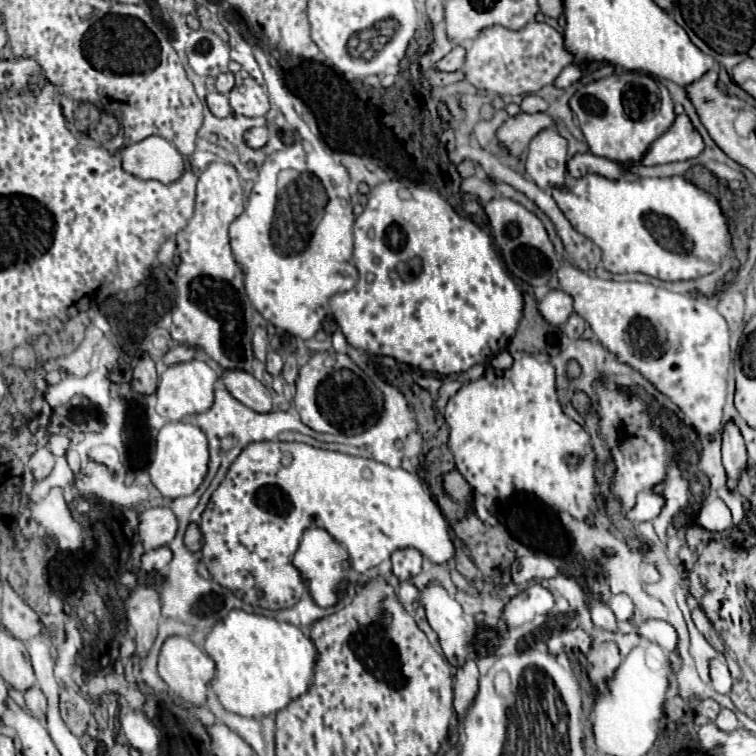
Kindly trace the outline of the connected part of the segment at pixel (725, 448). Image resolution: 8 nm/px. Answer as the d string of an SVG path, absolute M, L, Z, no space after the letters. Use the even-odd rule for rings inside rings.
M730 422L724 426L724 434L722 434L722 464L728 476L728 490L736 490L738 478L748 466L746 460L748 454L746 454L744 438L740 430Z

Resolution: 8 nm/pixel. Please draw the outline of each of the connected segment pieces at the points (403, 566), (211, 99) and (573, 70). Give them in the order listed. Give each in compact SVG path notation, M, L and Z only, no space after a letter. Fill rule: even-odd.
M402 548L392 554L392 572L400 580L410 580L422 570L422 554L416 548Z
M212 92L206 96L206 104L210 108L210 112L214 116L228 116L230 114L230 106L228 106L228 98L224 94Z
M572 64L568 68L564 68L558 76L558 80L554 80L554 86L556 88L568 88L568 86L574 86L582 76L582 68L578 64Z

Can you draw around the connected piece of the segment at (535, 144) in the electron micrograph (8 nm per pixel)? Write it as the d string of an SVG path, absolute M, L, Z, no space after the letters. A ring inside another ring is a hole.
M546 128L536 134L528 144L526 172L540 188L546 188L548 184L564 188L566 160L566 140L554 128ZM550 160L556 162L556 170L550 170Z

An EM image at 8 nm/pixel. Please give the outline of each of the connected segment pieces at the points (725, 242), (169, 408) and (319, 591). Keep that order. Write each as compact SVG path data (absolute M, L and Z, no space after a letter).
M586 174L574 182L566 182L568 188L566 190L558 190L552 188L552 196L556 200L556 204L560 206L560 210L564 212L564 216L568 218L568 222L572 224L574 230L578 230L580 234L584 234L586 238L590 238L600 250L602 250L602 264L606 270L614 272L614 274L624 274L624 272L642 272L660 280L688 280L688 278L698 278L702 274L708 274L712 270L716 270L716 266L720 264L722 256L728 252L728 248L732 246L730 242L730 234L728 234L728 222L722 214L720 204L704 190L698 190L694 184L690 184L688 180L684 180L682 176L672 176L672 178L638 178L638 180L626 180L626 178L618 178L618 180L610 180L598 174Z
M190 360L168 366L158 378L156 388L156 412L166 420L184 420L192 414L206 412L214 402L214 382L220 376L202 360Z
M314 528L304 534L302 544L294 556L294 566L302 572L302 578L310 586L312 598L320 606L330 606L338 602L338 590L346 586L346 578L348 578L348 558L346 558L346 550L342 550L342 546L326 530Z

